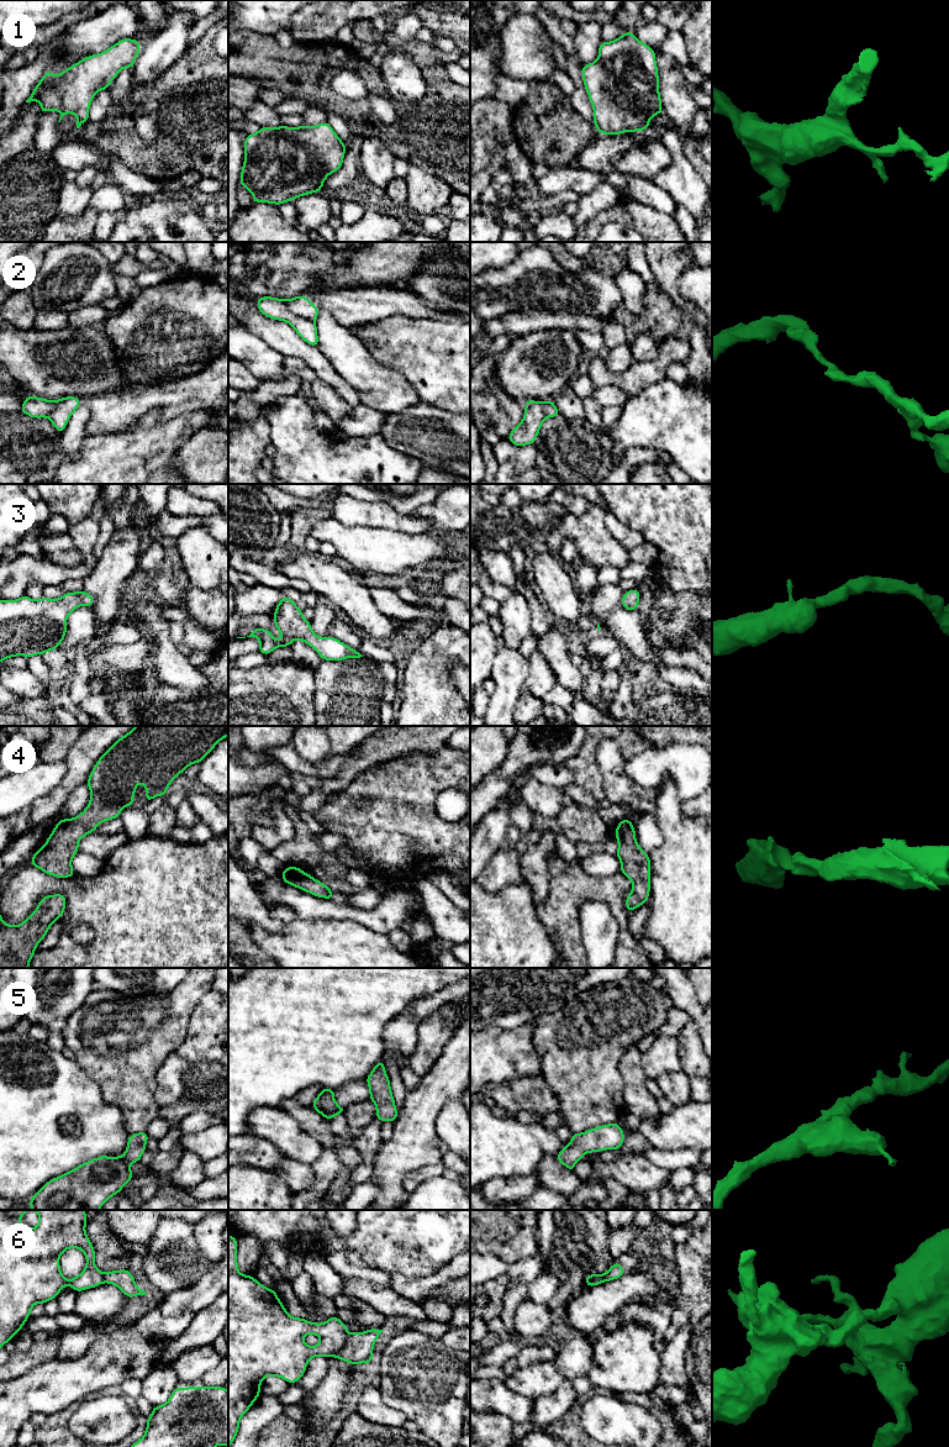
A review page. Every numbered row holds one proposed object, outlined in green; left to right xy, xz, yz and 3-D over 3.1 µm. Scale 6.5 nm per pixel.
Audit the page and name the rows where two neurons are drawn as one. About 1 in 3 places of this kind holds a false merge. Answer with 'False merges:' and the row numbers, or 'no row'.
False merges: 2, 6

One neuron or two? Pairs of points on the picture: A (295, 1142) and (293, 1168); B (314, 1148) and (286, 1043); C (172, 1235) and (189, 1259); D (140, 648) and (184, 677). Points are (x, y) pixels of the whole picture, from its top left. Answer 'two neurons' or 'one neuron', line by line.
A: two neurons
B: two neurons
C: one neuron
D: two neurons

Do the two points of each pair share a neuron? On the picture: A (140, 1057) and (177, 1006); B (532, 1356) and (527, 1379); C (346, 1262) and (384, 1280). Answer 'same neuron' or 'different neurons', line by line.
A: same neuron
B: different neurons
C: same neuron

